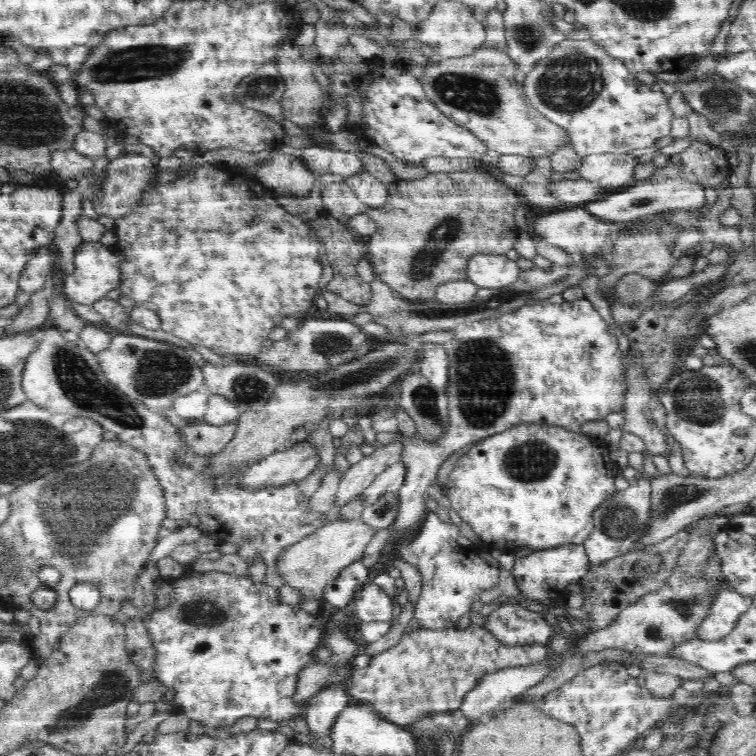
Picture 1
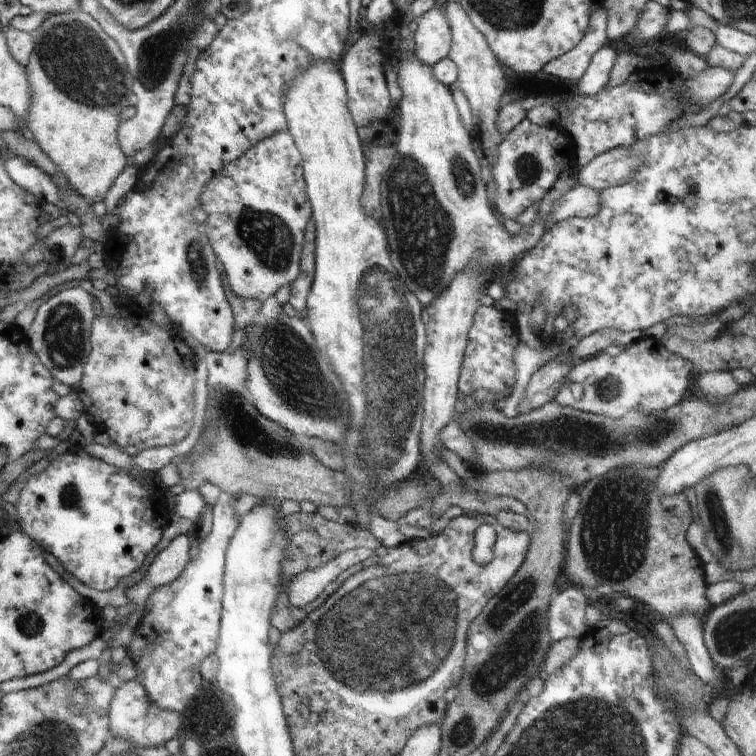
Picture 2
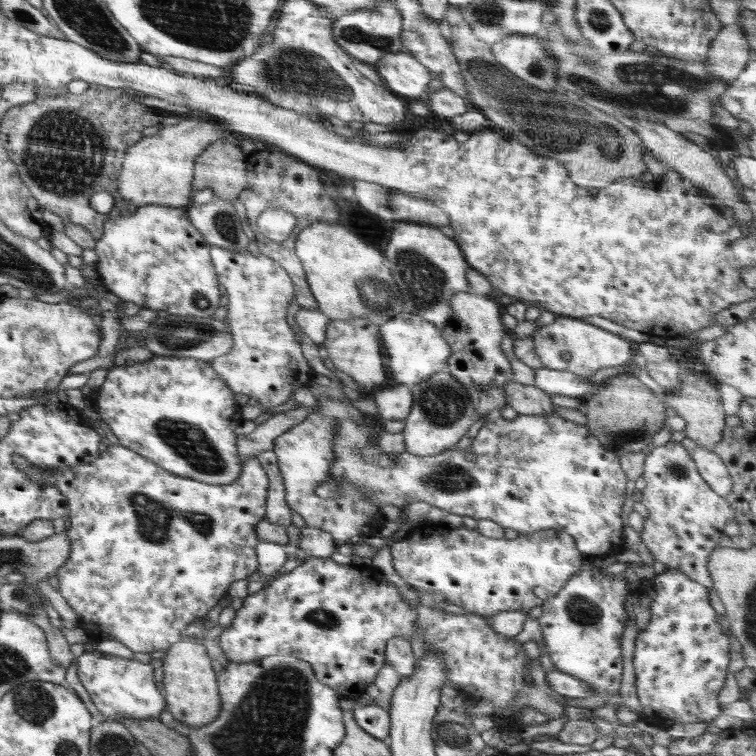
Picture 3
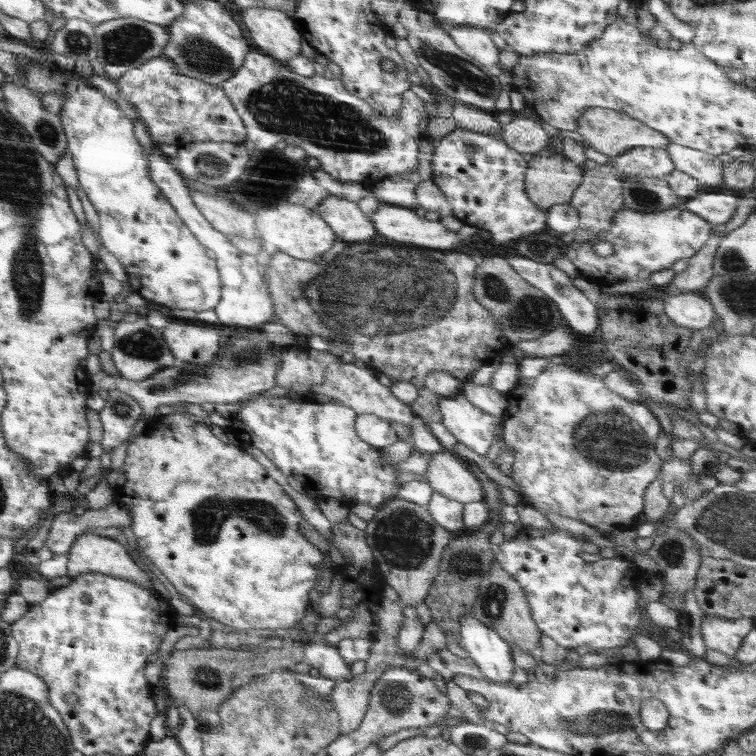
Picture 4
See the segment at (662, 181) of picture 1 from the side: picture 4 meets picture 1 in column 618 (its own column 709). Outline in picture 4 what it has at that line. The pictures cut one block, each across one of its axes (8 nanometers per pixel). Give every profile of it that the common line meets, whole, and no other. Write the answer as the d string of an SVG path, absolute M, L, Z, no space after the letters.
M707 189L706 194L684 199L683 207L704 218L713 225L724 225L737 212L739 197L722 189Z

